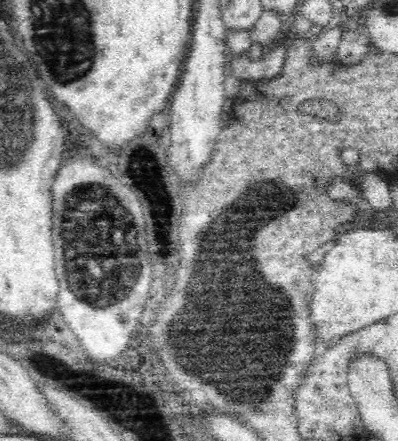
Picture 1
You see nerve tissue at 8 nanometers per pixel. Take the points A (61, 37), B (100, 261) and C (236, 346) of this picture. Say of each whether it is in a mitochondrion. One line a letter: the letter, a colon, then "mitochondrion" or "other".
A: mitochondrion
B: mitochondrion
C: mitochondrion

